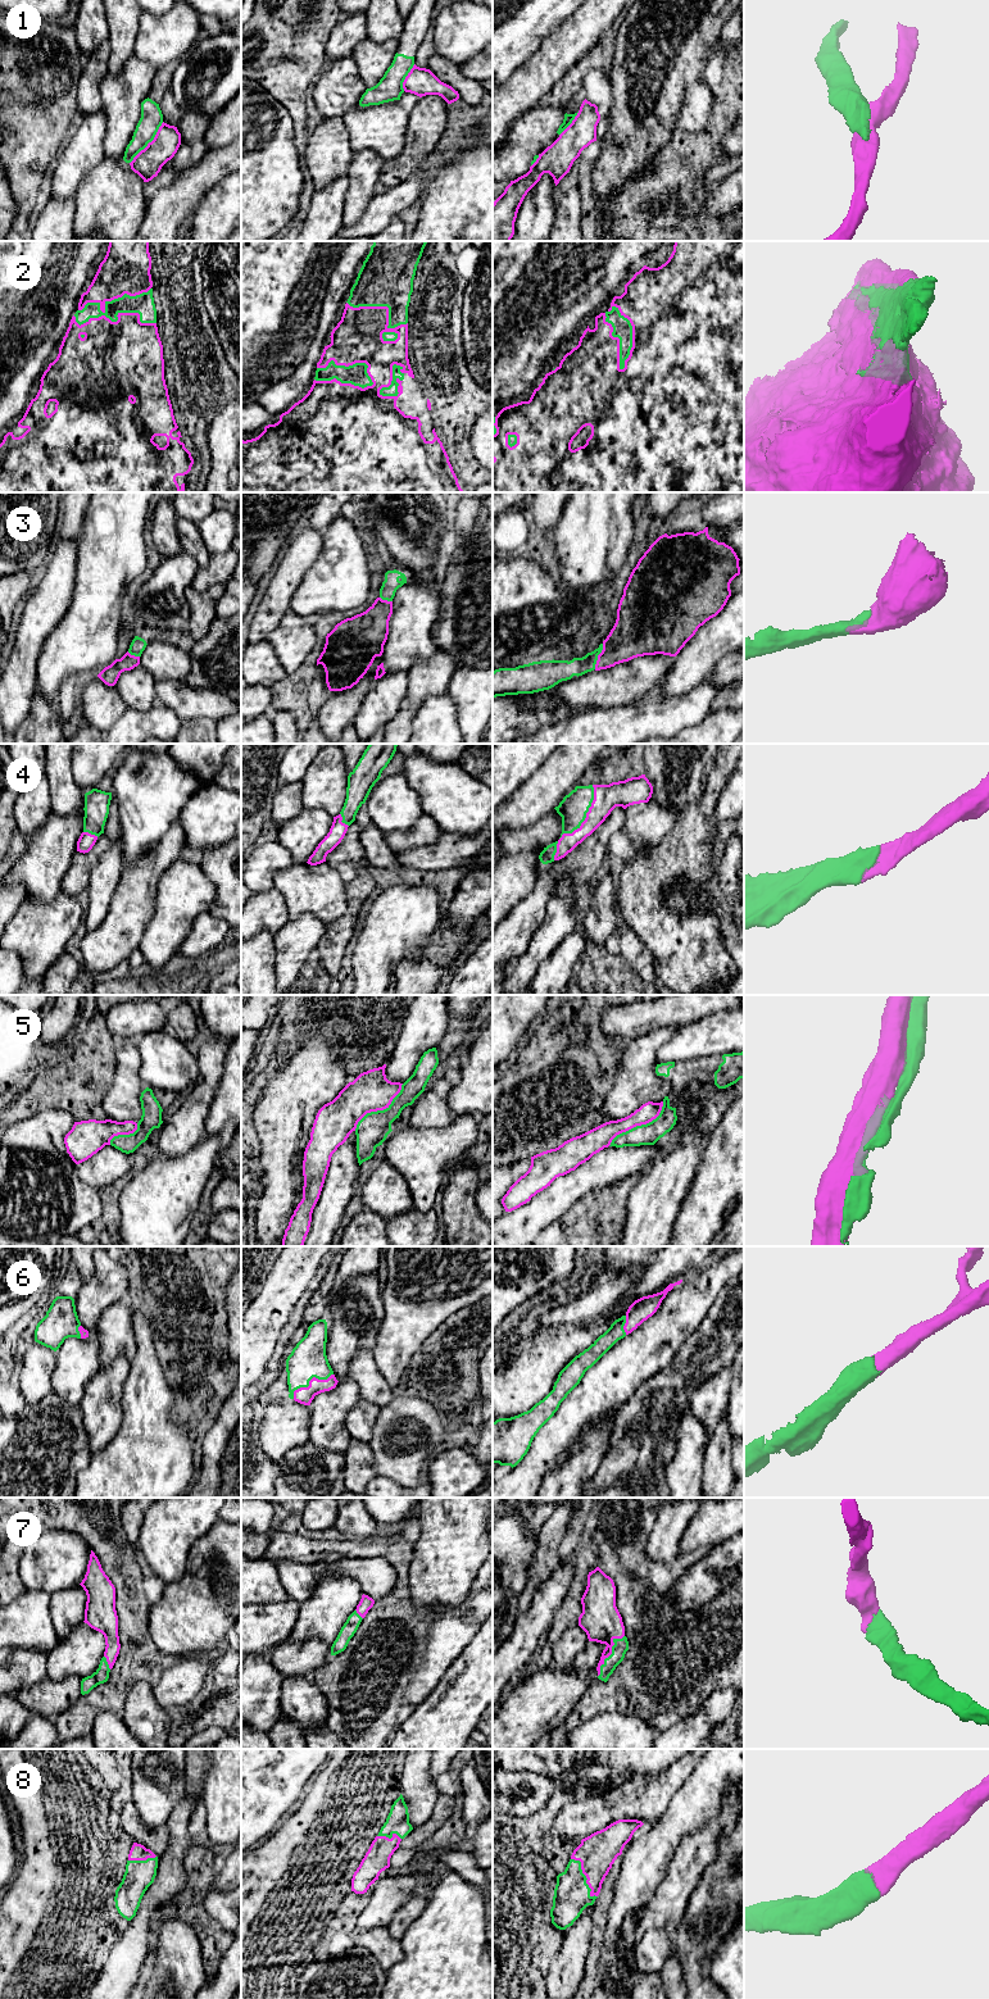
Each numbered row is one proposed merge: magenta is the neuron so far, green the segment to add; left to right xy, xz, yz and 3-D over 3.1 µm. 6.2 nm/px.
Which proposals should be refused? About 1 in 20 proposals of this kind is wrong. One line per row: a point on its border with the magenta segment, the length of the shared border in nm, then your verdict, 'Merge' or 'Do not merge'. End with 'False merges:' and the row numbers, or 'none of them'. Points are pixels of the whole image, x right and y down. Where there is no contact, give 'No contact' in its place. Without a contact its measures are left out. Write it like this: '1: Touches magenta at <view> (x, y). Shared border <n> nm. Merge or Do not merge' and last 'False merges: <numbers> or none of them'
1: Touches magenta at xy (149, 142). Shared border 340 nm. Do not merge
2: Touches magenta at xy (118, 318). Shared border 500 nm. Merge
3: Touches magenta at yz (598, 657). Shared border 170 nm. Merge
4: Touches magenta at yz (586, 816). Shared border 400 nm. Merge
5: Touches magenta at yz (639, 1125). Shared border 440 nm. Do not merge
6: Touches magenta at xz (309, 1382). Shared border 300 nm. Merge
7: Touches magenta at yz (611, 1653). Shared border 300 nm. Merge
8: Touches magenta at yz (586, 1877). Shared border 300 nm. Merge
False merges: 1, 5

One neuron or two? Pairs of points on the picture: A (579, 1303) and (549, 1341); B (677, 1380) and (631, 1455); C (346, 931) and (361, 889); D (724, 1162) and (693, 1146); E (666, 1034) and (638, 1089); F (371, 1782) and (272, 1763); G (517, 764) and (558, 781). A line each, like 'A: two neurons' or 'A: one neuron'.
A: two neurons
B: one neuron
C: one neuron
D: two neurons
E: one neuron
F: two neurons
G: two neurons

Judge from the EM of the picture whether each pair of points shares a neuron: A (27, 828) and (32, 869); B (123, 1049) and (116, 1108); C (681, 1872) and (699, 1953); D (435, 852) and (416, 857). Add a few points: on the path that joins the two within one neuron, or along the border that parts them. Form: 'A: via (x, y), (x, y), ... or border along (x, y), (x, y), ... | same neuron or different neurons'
A: border along (48, 816), (46, 821), (27, 840) | different neurons
B: via (125, 1063), (125, 1094) | same neuron
C: border along (702, 1873), (676, 1929) | different neurons
D: via (430, 857), (421, 857) | same neuron

